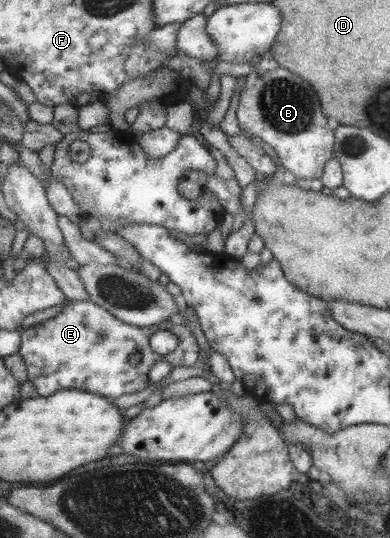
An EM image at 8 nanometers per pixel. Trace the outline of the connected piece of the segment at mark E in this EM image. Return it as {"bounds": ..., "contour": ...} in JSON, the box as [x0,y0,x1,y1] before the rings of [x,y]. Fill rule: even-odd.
{"bounds":[18,299,199,399],"contour":[[[65,299],[63,309],[54,317],[22,328],[18,354],[25,362],[28,381],[39,396],[45,397],[64,389],[78,389],[113,399],[146,387],[147,372],[156,361],[165,360],[174,367],[193,366],[199,350],[189,328],[181,324],[174,325],[169,320],[163,320],[156,325],[139,328],[119,321],[92,301]],[[155,330],[170,331],[176,335],[179,347],[165,355],[151,351],[148,339]],[[130,353],[141,353],[141,359],[135,366],[127,362]]]}

